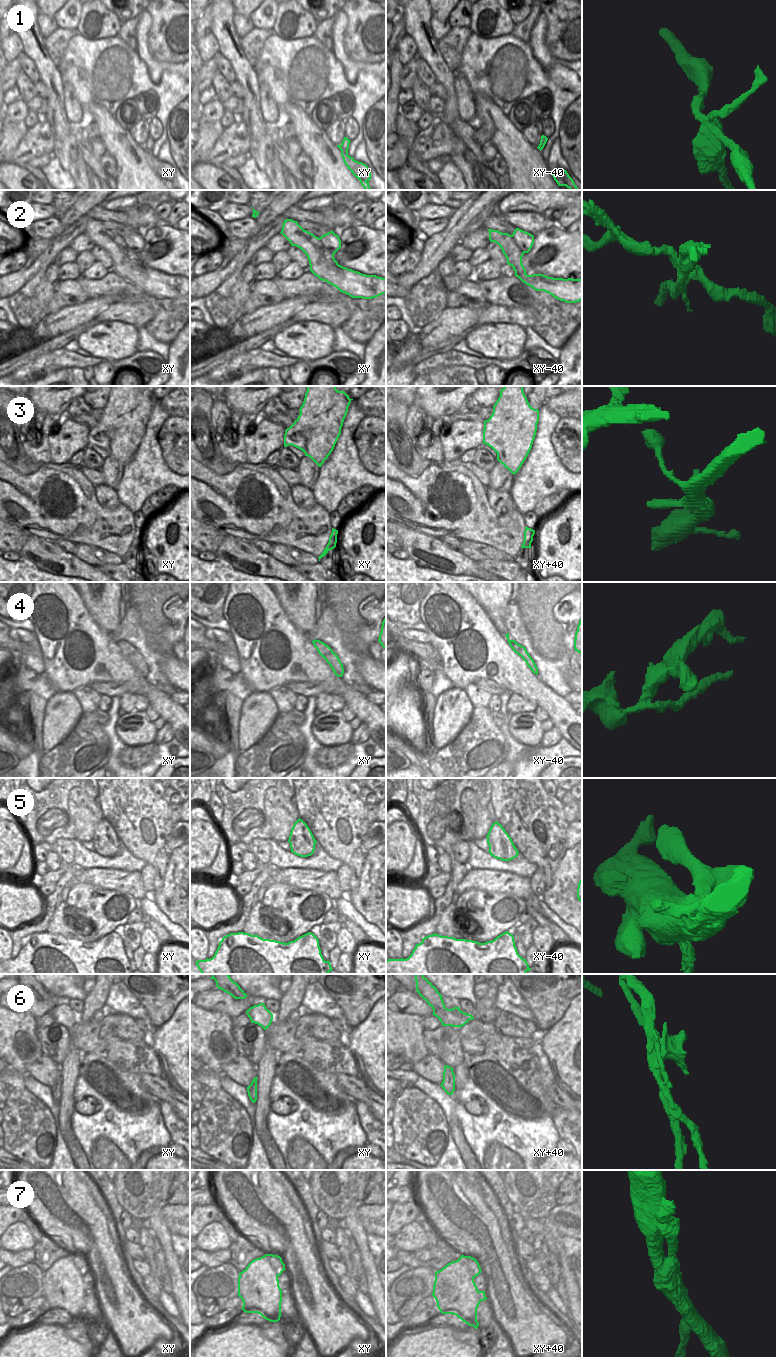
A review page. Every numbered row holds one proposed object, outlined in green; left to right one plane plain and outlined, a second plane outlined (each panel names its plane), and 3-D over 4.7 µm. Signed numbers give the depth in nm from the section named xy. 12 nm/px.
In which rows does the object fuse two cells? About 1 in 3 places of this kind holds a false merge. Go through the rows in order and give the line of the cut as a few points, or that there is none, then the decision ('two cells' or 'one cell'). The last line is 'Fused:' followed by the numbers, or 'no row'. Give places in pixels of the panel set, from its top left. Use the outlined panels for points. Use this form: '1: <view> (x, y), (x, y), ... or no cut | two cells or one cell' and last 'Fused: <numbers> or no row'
1: xy (340, 145), (343, 149), (347, 150) | two cells
2: xy (319, 238), (322, 244), (333, 254) | two cells
3: no cut | one cell
4: no cut | one cell
5: no cut | one cell
6: xy+40 (463, 1012), (453, 1022), (452, 1026) | two cells
7: xy (265, 1254), (271, 1267), (278, 1275) | two cells
Fused: 1, 2, 6, 7

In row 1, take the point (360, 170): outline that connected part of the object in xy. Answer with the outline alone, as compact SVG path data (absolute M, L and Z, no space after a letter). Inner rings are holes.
M337 145L337 147L341 150L343 161L352 174L359 180L370 181L371 171L368 166L362 162L356 161L353 157L350 157L348 155L348 150L343 150L341 145Z

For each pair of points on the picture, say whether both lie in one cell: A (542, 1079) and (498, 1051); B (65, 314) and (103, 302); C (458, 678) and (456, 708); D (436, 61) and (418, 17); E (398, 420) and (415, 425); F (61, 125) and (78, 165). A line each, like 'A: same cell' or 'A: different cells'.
A: same cell
B: same cell
C: different cells
D: same cell
E: different cells
F: same cell

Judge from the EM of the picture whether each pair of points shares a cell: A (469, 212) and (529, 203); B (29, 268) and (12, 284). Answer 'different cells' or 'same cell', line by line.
A: different cells
B: same cell

